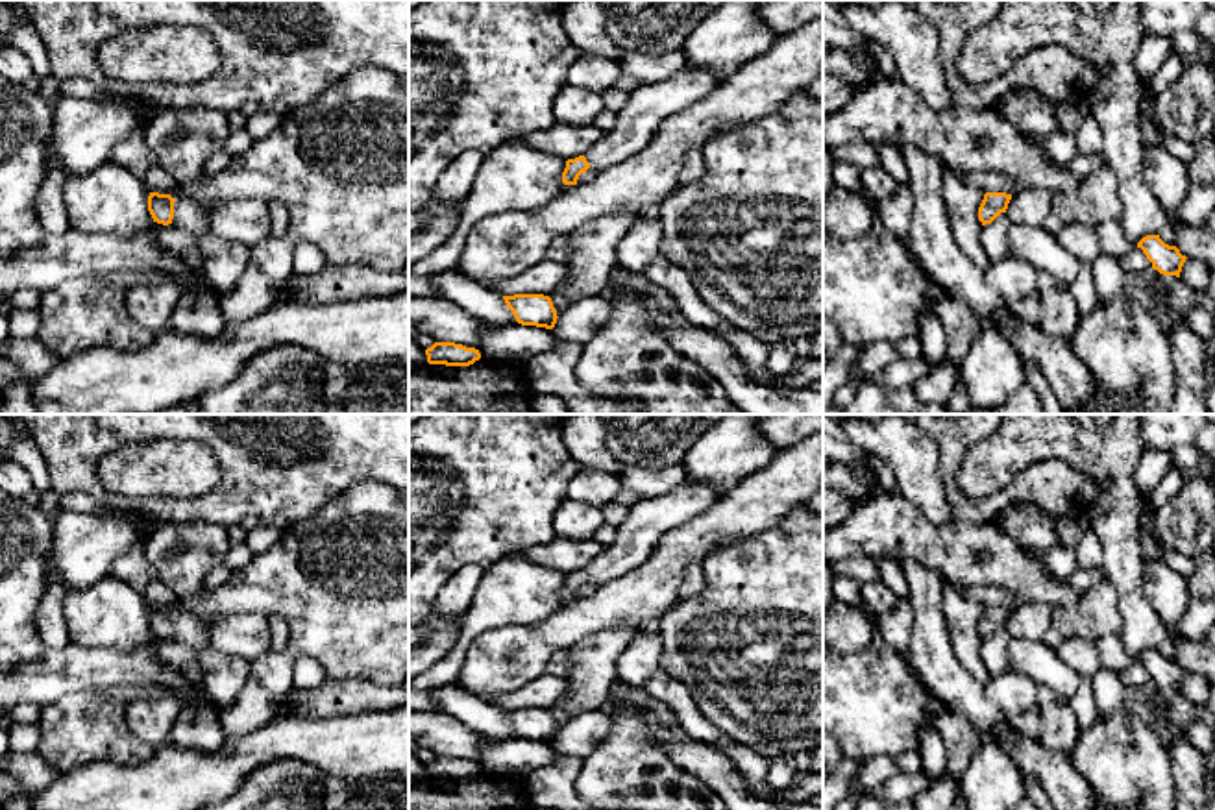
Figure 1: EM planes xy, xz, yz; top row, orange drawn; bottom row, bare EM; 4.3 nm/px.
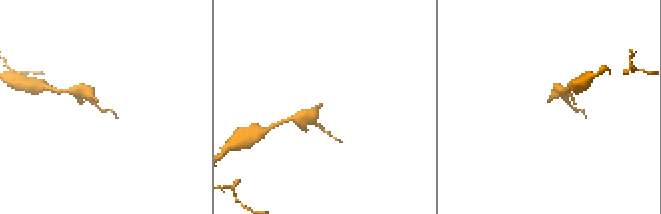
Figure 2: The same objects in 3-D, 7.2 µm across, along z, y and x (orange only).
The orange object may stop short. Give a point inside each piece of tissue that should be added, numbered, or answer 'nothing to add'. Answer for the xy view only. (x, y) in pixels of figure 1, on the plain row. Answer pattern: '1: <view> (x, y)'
1: xy (191, 631)

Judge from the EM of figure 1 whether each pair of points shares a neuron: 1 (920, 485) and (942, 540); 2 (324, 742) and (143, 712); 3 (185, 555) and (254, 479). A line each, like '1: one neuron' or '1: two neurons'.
1: two neurons
2: two neurons
3: two neurons

